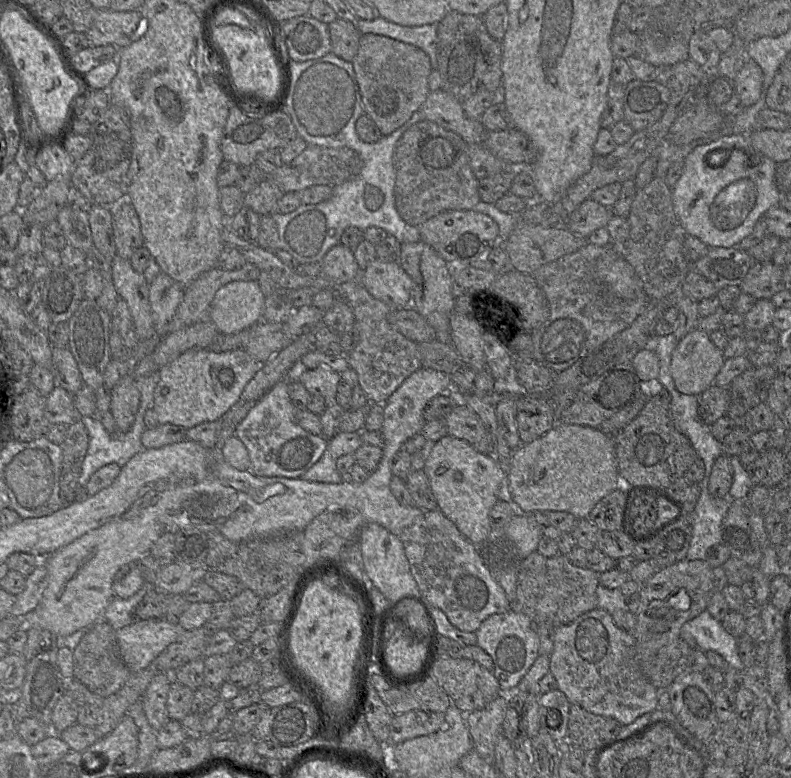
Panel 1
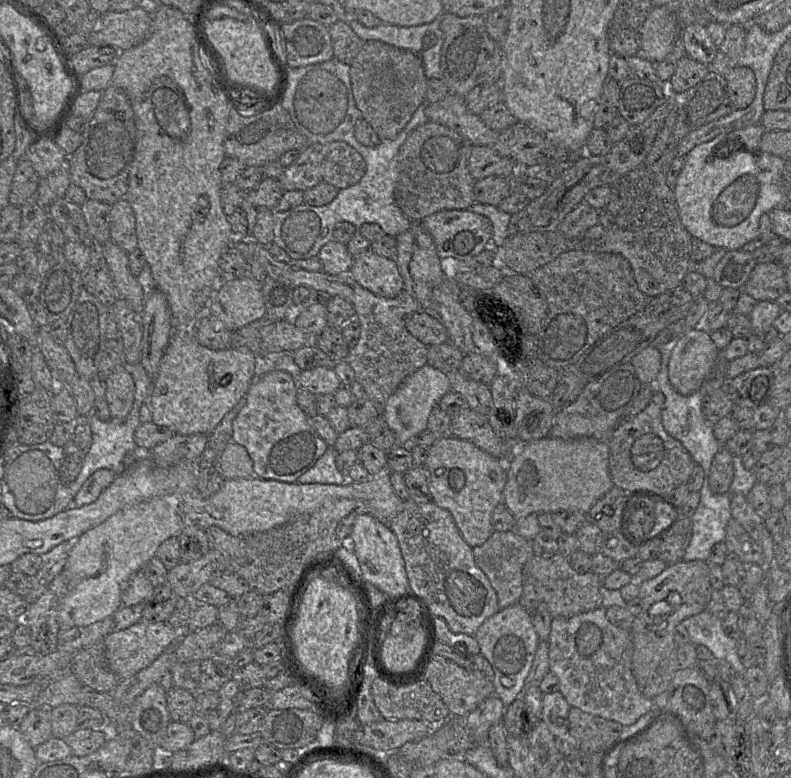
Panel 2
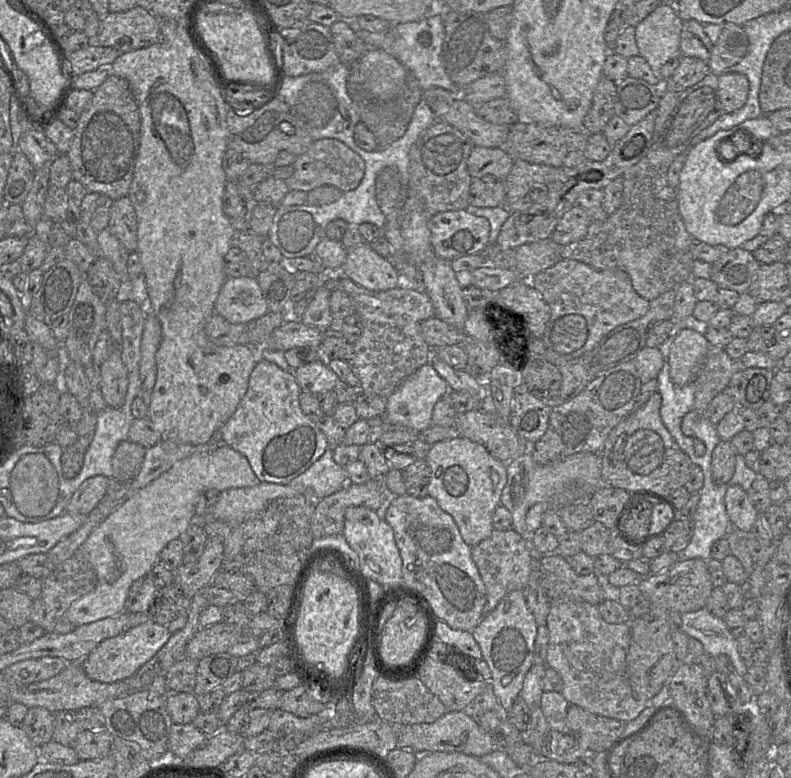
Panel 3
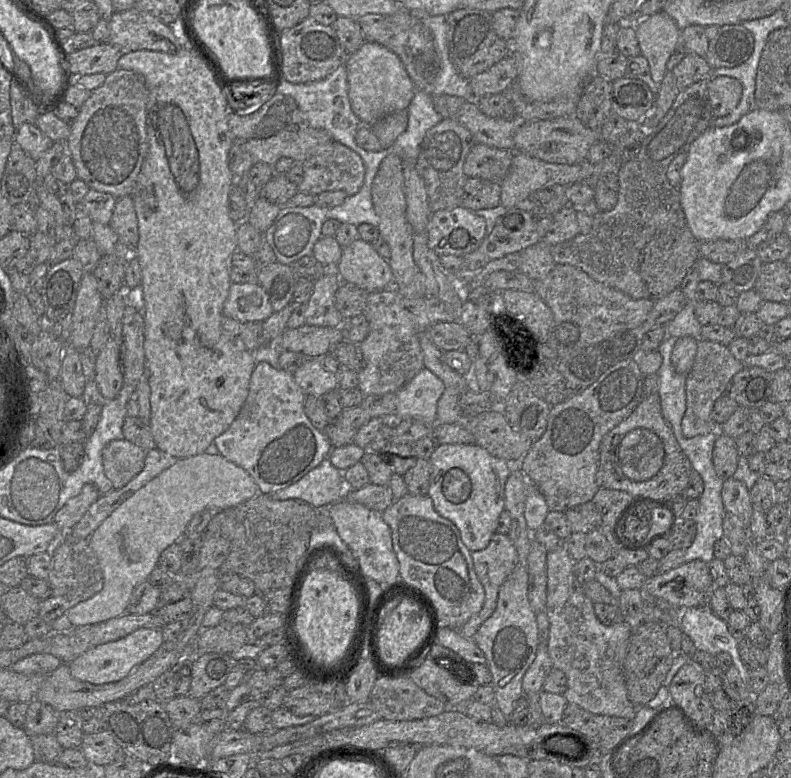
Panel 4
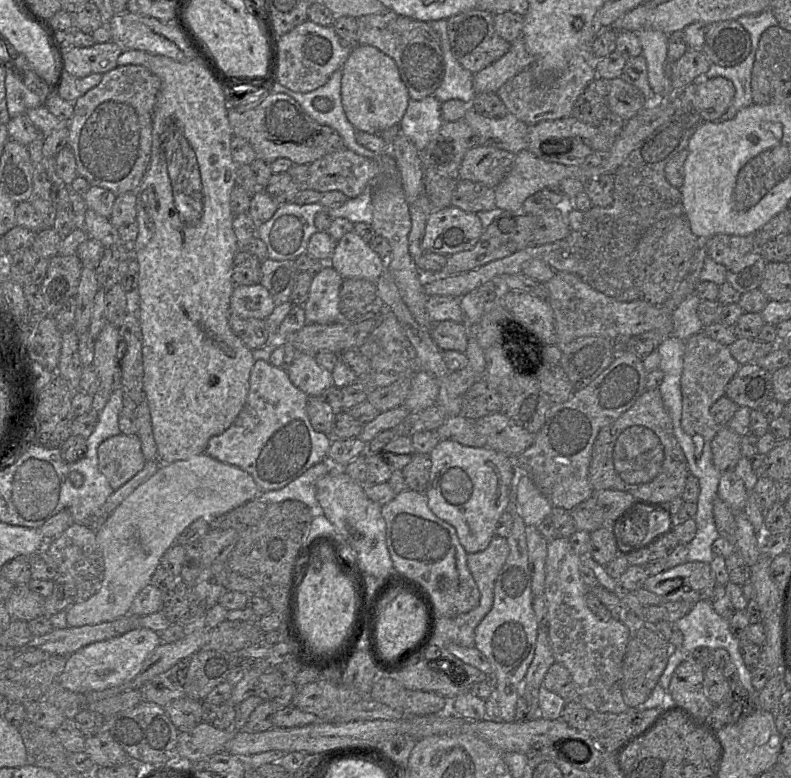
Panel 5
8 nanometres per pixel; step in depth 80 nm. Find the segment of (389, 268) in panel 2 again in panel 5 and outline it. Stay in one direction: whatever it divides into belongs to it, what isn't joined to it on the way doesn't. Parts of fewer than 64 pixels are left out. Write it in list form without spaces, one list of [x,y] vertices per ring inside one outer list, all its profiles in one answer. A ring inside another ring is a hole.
[[[353,231],[336,242],[331,259],[324,264],[333,267],[343,279],[375,282],[386,271],[386,262]]]

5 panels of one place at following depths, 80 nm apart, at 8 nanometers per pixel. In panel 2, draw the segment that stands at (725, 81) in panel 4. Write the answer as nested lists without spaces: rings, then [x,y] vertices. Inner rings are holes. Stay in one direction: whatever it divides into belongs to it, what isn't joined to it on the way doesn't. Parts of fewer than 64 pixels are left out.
[[[737,65],[730,73],[723,75],[728,84],[728,92],[734,109],[748,107],[755,98],[756,78],[754,71]]]

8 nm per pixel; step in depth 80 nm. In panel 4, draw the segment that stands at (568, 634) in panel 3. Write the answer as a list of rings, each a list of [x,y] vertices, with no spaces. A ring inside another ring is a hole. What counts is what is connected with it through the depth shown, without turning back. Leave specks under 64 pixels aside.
[[[563,543],[547,553],[546,614],[549,619],[547,649],[553,667],[563,671],[568,688],[563,694],[568,703],[604,716],[632,720],[637,706],[627,696],[624,678],[626,657],[632,628],[626,622],[605,625],[599,621],[593,602],[584,594],[575,574],[575,561]]]

